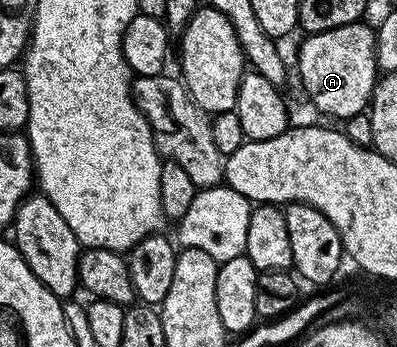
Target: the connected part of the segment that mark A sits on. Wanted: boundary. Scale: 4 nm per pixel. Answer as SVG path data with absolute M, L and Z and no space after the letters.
M361 21L308 35L300 47L300 56L296 59L300 66L300 83L309 101L324 115L347 121L369 106L378 82L378 68L376 32L366 24Z

